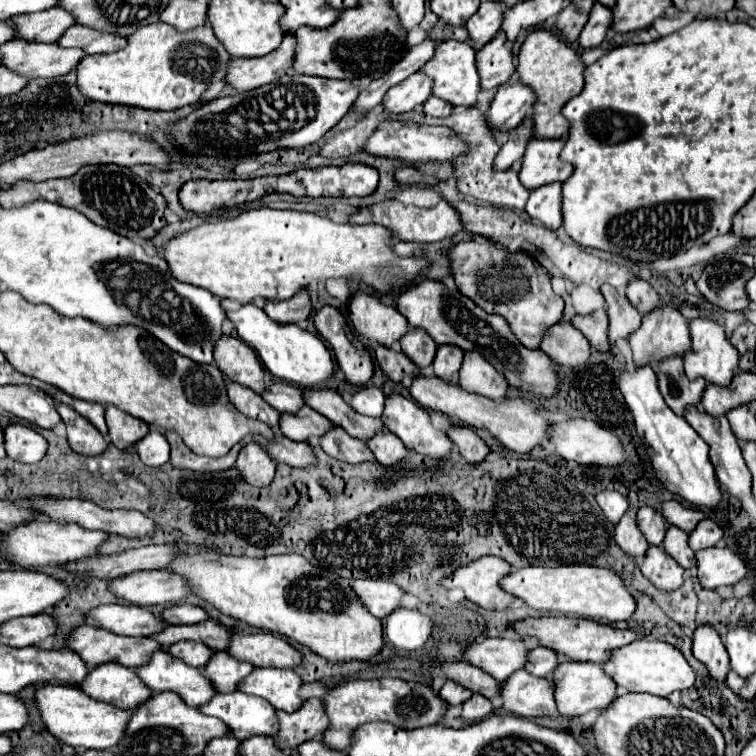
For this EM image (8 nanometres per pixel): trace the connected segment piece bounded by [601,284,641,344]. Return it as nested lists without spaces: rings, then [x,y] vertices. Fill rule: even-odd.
[[[601,286],[601,294],[605,296],[605,302],[609,306],[609,342],[615,344],[619,338],[627,338],[641,326],[641,316],[639,312],[635,312],[635,308],[631,308],[629,300],[613,286]]]

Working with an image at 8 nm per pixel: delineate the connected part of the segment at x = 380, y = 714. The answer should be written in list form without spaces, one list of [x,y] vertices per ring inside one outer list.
[[[397,678],[349,680],[337,684],[327,690],[327,696],[323,698],[323,706],[329,716],[329,728],[323,732],[323,744],[331,750],[341,750],[341,752],[347,750],[353,730],[365,722],[381,720],[381,722],[391,722],[397,728],[413,730],[413,728],[437,724],[447,710],[447,704],[443,704],[443,700],[439,700],[439,696],[433,694],[427,684],[405,682]]]

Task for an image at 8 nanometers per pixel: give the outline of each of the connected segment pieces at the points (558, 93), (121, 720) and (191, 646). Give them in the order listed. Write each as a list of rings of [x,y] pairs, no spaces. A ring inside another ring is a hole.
[[[535,30],[523,42],[517,60],[519,60],[517,64],[519,82],[529,86],[535,92],[535,104],[531,112],[531,120],[535,126],[533,138],[543,138],[543,140],[565,138],[569,132],[569,124],[567,120],[563,120],[561,108],[565,106],[567,100],[577,96],[585,86],[585,80],[583,80],[585,66],[581,64],[579,54],[573,48],[569,48],[563,40],[559,40],[559,36],[555,36],[553,32]]]
[[[45,684],[35,692],[35,704],[43,718],[45,728],[57,740],[73,746],[73,748],[95,748],[105,750],[115,746],[123,738],[123,728],[131,718],[131,710],[115,708],[107,702],[99,702],[81,692],[79,686],[63,686],[63,684]]]
[[[177,642],[173,646],[169,646],[169,654],[175,656],[177,660],[189,664],[189,666],[195,666],[195,668],[203,668],[207,664],[207,660],[211,658],[213,650],[207,648],[205,644],[199,644],[199,642]]]

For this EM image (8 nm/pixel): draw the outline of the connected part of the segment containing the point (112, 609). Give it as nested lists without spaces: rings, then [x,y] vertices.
[[[105,604],[87,612],[85,618],[93,618],[101,628],[119,636],[149,636],[165,628],[159,616],[141,606],[131,604]]]

